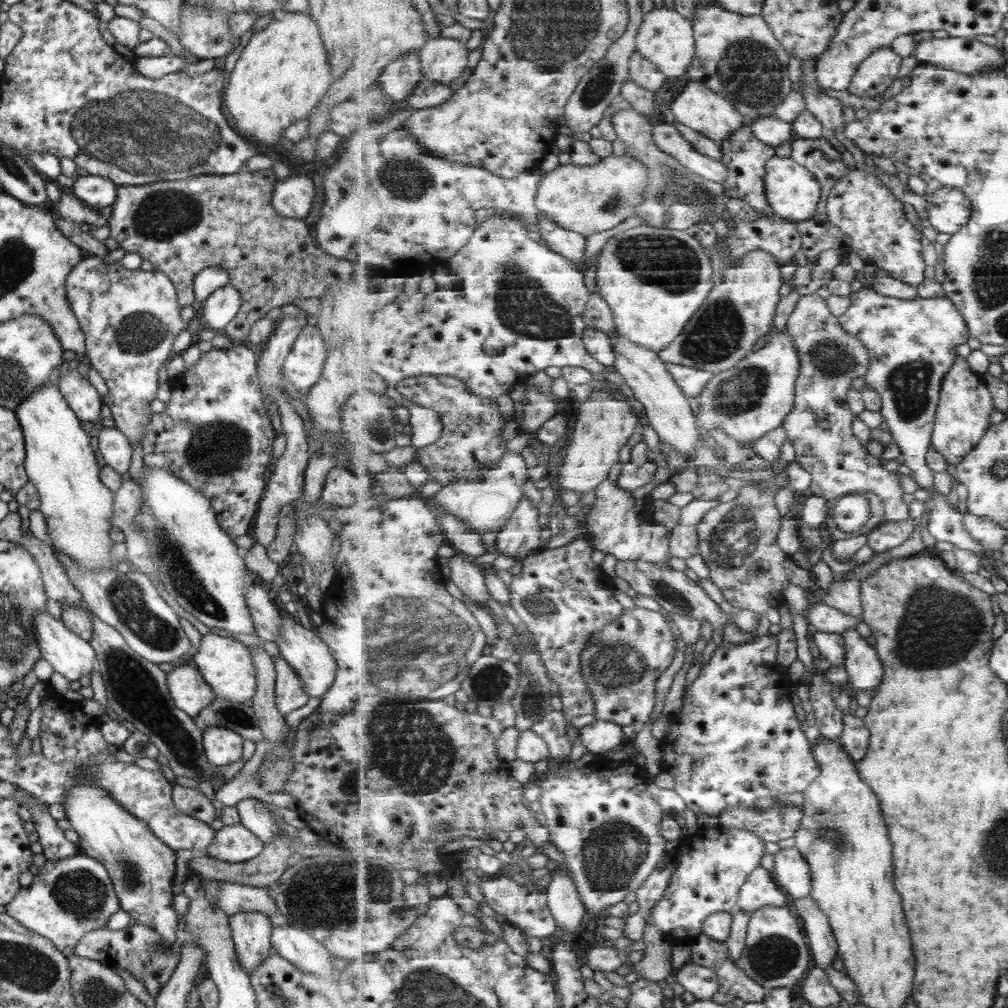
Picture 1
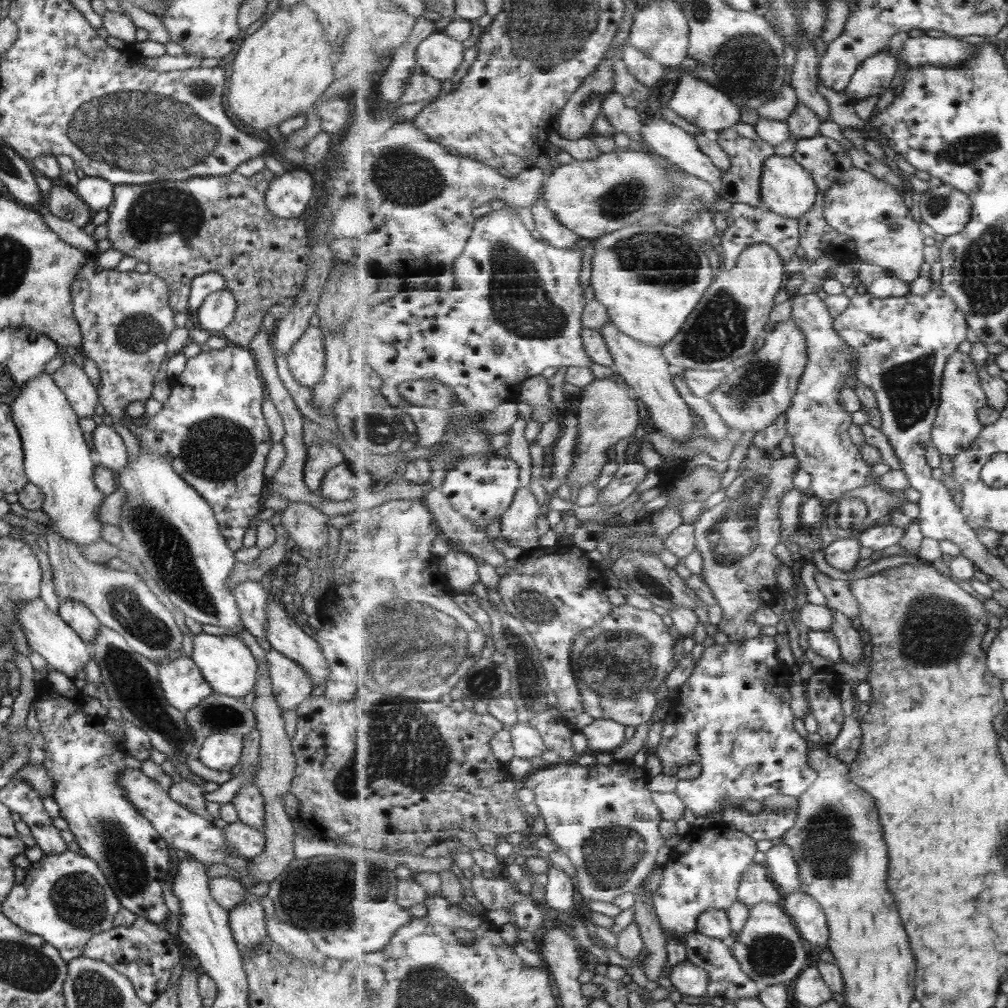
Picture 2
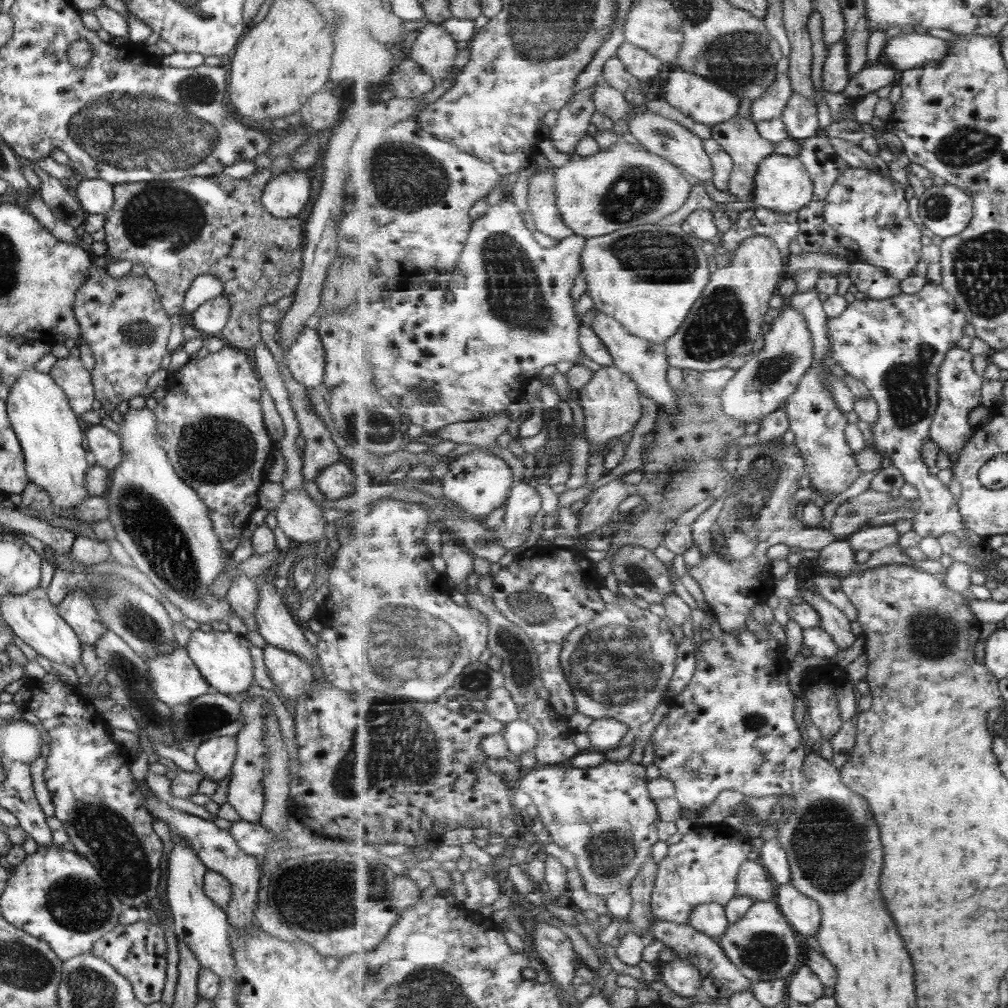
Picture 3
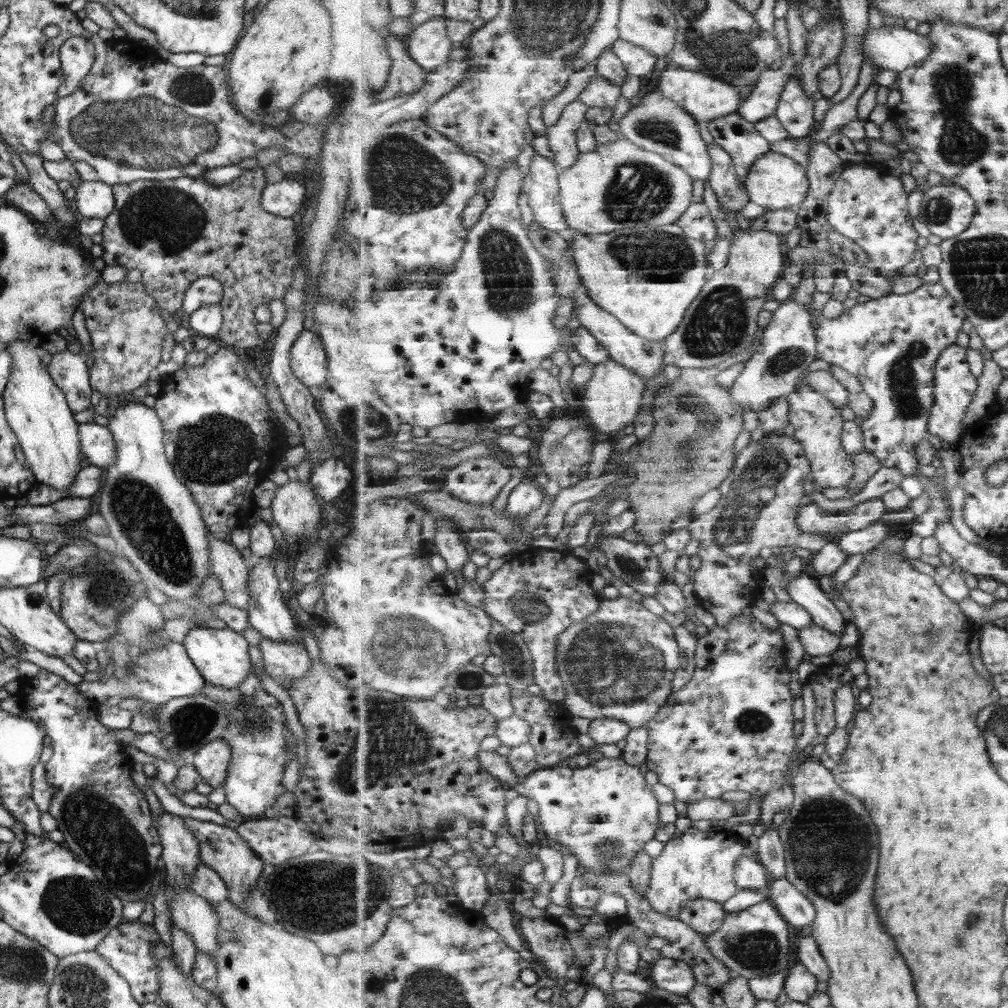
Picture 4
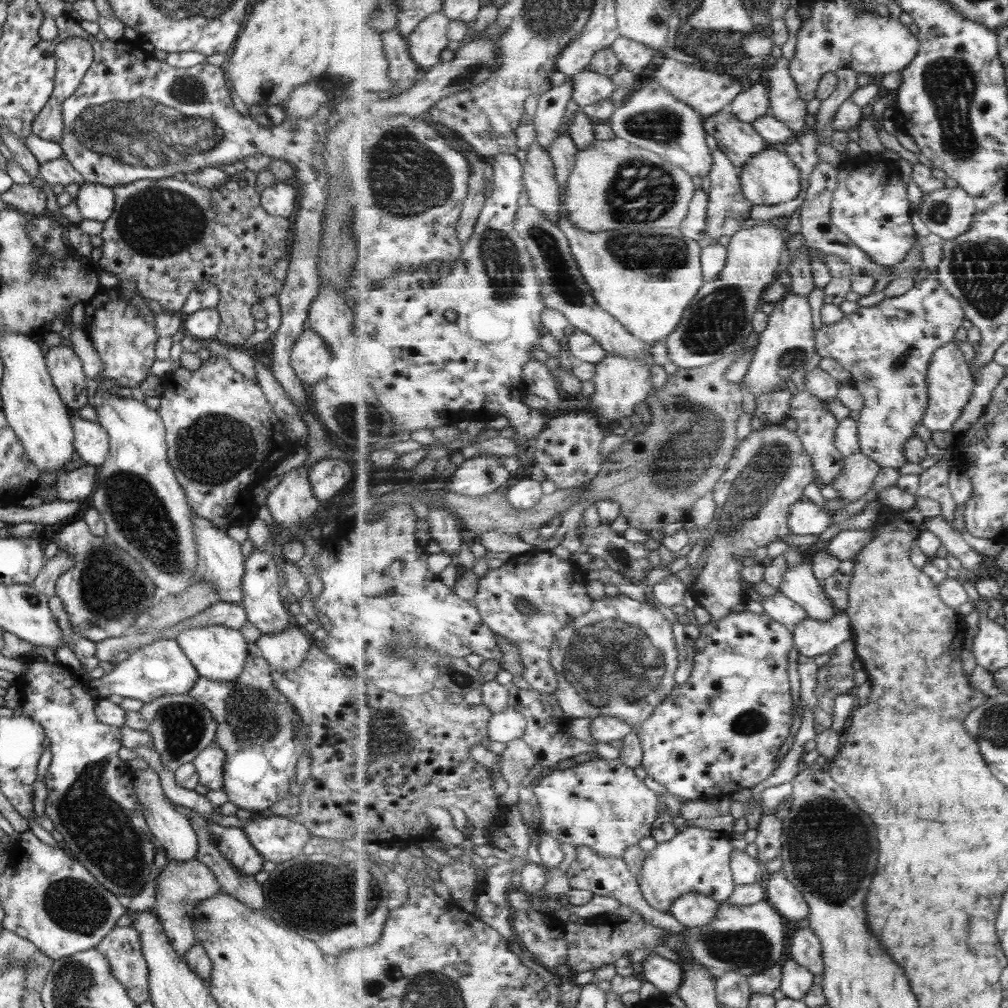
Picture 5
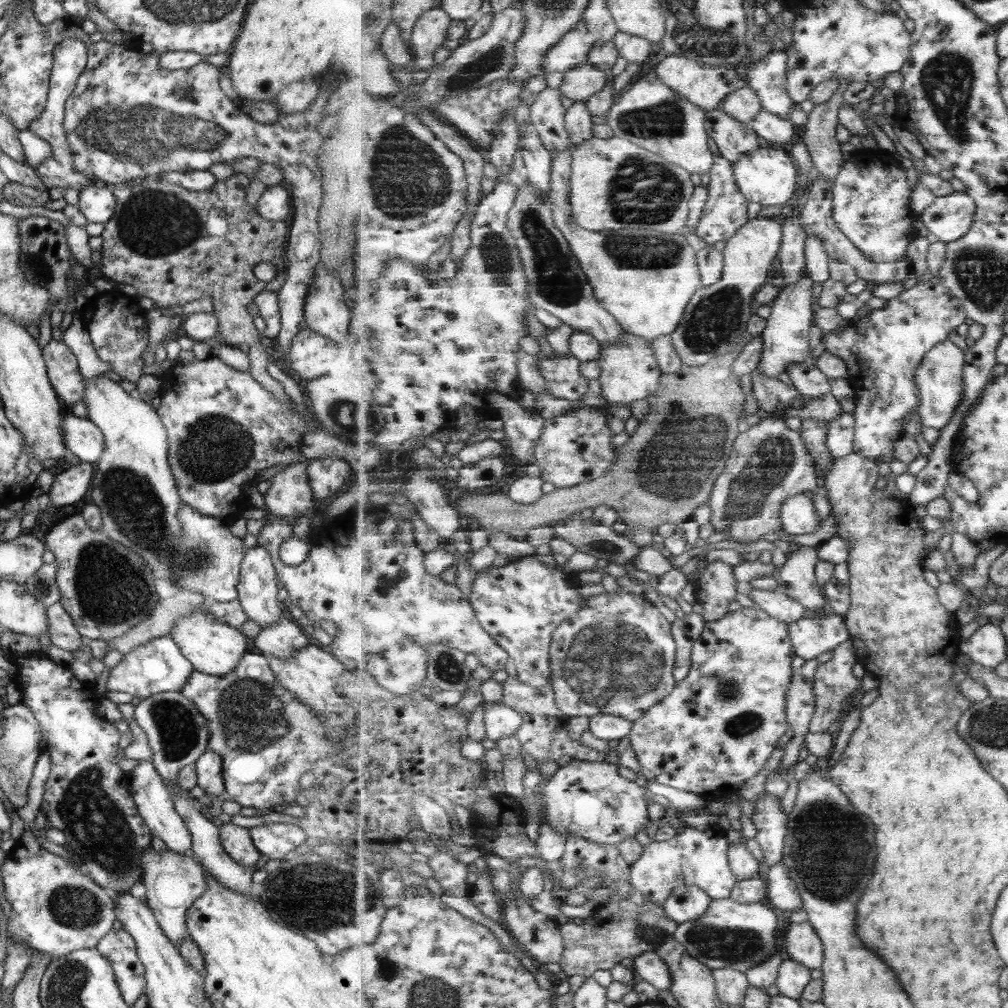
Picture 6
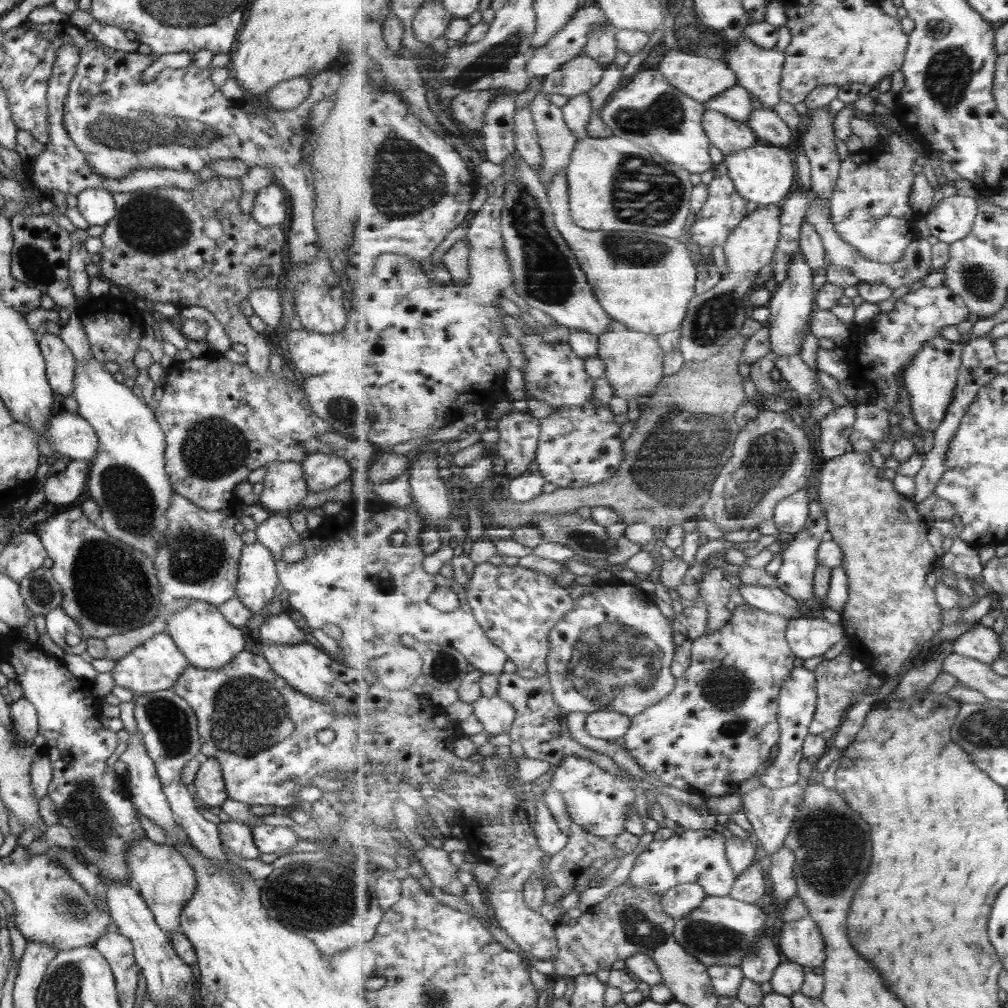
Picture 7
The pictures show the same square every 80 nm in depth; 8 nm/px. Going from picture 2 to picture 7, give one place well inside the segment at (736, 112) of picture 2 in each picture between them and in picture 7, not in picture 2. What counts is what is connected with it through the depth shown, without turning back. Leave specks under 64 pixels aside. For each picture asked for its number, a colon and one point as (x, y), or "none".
3: (704, 101)
4: (706, 98)
5: (710, 93)
6: (707, 87)
7: (700, 77)

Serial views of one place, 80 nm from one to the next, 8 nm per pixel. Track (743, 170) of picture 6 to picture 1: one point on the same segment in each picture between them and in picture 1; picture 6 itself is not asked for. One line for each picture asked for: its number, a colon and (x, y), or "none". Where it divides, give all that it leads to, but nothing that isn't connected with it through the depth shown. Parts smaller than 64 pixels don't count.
1: (794, 192)
2: (789, 189)
3: (782, 184)
4: (775, 181)
5: (770, 177)

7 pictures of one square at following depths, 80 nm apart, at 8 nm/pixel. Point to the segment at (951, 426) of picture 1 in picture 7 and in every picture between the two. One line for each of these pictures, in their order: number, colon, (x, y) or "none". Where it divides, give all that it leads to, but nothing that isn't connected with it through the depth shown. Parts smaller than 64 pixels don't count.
2: (956, 426)
3: (960, 391)
4: (955, 385)
5: (951, 382)
6: (940, 379)
7: (931, 378)

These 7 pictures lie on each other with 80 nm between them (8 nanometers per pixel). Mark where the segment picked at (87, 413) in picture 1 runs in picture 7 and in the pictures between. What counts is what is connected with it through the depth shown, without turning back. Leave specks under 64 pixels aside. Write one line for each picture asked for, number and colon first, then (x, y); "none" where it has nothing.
2: (81, 395)
3: (72, 378)
4: (68, 371)
5: (64, 368)
6: (62, 371)
7: (59, 364)

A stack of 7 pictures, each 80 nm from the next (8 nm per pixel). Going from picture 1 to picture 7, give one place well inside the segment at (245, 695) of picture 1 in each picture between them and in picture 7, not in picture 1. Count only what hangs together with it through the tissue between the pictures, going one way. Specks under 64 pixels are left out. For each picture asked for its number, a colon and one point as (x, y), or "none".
2: (223, 661)
3: (222, 658)
4: (220, 656)
5: (217, 653)
6: (212, 647)
7: (207, 641)

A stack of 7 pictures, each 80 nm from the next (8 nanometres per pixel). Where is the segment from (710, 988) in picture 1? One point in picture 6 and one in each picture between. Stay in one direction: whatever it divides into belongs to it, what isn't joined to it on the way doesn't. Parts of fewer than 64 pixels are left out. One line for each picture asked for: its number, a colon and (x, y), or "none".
2: (687, 978)
3: (679, 975)
4: (675, 976)
5: (667, 976)
6: (650, 967)

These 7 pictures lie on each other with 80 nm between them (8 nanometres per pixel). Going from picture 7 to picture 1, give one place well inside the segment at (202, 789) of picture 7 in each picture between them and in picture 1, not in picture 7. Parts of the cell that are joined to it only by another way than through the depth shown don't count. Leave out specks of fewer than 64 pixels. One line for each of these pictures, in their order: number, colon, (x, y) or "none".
1: (220, 746)
2: (220, 751)
3: (214, 757)
4: (210, 761)
5: (208, 763)
6: (208, 765)

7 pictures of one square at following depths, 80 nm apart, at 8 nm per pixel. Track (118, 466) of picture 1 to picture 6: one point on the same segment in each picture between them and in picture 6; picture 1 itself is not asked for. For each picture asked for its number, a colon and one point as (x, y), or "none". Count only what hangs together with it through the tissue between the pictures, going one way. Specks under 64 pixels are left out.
2: (105, 442)
3: (104, 445)
4: (95, 441)
5: (90, 441)
6: (80, 436)

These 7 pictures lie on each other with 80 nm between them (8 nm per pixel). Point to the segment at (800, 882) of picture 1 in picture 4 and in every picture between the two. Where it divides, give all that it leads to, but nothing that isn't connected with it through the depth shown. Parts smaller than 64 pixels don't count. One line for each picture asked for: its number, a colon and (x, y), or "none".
2: (780, 859)
3: (773, 856)
4: (771, 852)

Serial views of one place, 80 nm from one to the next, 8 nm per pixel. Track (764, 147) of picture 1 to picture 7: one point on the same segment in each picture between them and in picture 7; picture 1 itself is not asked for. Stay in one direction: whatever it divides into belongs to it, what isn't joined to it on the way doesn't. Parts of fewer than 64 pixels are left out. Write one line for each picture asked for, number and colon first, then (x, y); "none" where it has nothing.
2: (742, 184)
3: (740, 136)
4: (740, 138)
5: (741, 141)
6: (734, 138)
7: (726, 134)

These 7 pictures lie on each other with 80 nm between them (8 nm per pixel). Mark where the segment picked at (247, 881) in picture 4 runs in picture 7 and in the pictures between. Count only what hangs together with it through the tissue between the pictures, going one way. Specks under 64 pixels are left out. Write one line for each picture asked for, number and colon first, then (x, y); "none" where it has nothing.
5: (232, 843)
6: (236, 842)
7: (236, 836)

